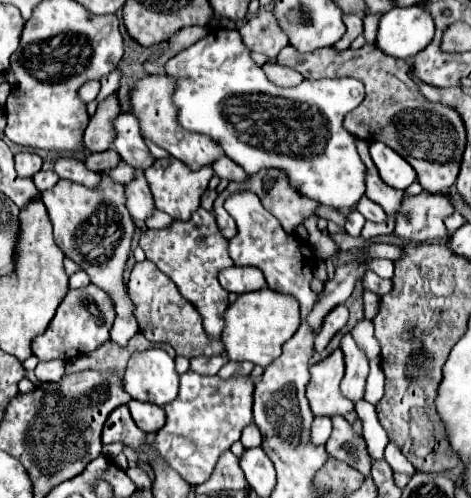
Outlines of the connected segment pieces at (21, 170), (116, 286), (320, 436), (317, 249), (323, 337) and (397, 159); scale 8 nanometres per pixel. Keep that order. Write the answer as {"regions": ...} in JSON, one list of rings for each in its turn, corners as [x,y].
{"regions":[[[[22,151],[14,155],[14,159],[16,159],[16,171],[20,177],[34,177],[34,173],[38,173],[42,167],[42,159],[36,153]]],[[[102,177],[98,189],[86,189],[74,181],[60,179],[52,189],[42,193],[42,201],[48,209],[50,221],[54,225],[54,241],[64,251],[66,257],[76,261],[88,275],[94,285],[104,289],[116,309],[116,321],[112,325],[112,341],[122,347],[138,333],[138,321],[132,315],[134,305],[128,297],[124,285],[124,263],[130,255],[130,241],[134,235],[134,221],[126,209],[126,197],[120,183],[112,183],[108,177]]],[[[314,417],[312,427],[310,427],[310,441],[314,445],[324,445],[330,437],[330,431],[332,431],[330,417]]],[[[312,215],[312,217],[308,217],[308,221],[304,221],[304,227],[306,227],[308,233],[310,233],[310,239],[308,239],[308,241],[310,241],[310,245],[314,247],[314,253],[316,253],[320,259],[330,259],[330,257],[338,255],[340,249],[338,249],[338,245],[332,241],[330,235],[324,235],[324,233],[318,231],[316,221],[318,221],[318,215]]],[[[344,303],[336,305],[322,321],[322,327],[320,331],[316,333],[316,339],[314,339],[314,349],[320,353],[324,351],[324,347],[330,343],[330,339],[336,335],[336,331],[340,331],[348,321],[348,307]]],[[[372,143],[370,155],[386,185],[390,185],[394,189],[406,189],[412,181],[416,181],[416,173],[410,167],[410,163],[406,159],[402,159],[396,151],[392,151],[388,145]]]]}

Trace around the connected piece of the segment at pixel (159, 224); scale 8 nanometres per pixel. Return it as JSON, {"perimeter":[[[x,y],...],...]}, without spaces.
{"perimeter":[[[154,211],[148,219],[146,219],[146,225],[150,227],[150,229],[162,229],[162,227],[166,227],[166,225],[170,225],[172,223],[172,219],[164,213],[164,211]]]}

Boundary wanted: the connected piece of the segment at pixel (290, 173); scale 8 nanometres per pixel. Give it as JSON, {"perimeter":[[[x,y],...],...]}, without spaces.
{"perimeter":[[[210,29],[204,39],[174,55],[166,63],[166,73],[178,79],[174,103],[180,111],[180,125],[220,143],[224,153],[248,175],[260,169],[278,169],[300,195],[336,209],[352,209],[364,195],[364,165],[356,153],[354,137],[342,127],[344,115],[364,99],[364,85],[358,79],[304,79],[298,87],[276,87],[268,81],[262,67],[252,61],[248,47],[234,29]]]}

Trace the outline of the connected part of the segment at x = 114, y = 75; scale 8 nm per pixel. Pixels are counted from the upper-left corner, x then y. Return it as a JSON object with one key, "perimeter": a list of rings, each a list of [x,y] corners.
{"perimeter":[[[114,69],[112,73],[108,73],[106,77],[102,77],[102,89],[100,89],[100,93],[98,93],[98,101],[104,101],[110,93],[114,93],[118,87],[120,87],[120,79],[122,79],[122,71],[118,71],[118,69]]]}

